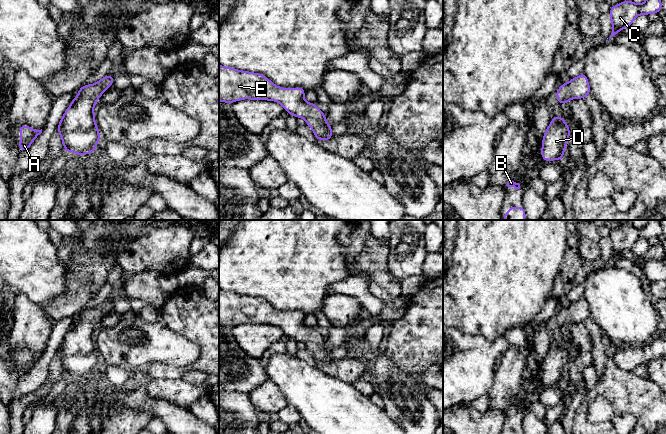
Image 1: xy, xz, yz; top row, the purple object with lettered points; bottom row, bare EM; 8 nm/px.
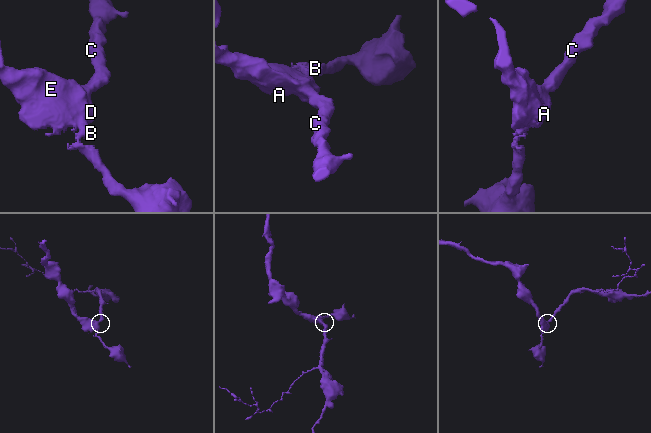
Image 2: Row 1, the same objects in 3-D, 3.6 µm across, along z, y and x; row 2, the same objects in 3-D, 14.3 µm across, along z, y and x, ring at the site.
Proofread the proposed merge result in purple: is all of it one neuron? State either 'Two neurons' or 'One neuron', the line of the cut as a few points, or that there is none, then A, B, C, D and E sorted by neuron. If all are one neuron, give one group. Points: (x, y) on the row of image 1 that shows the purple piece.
One neuron. No split. Groups: A B C D E

